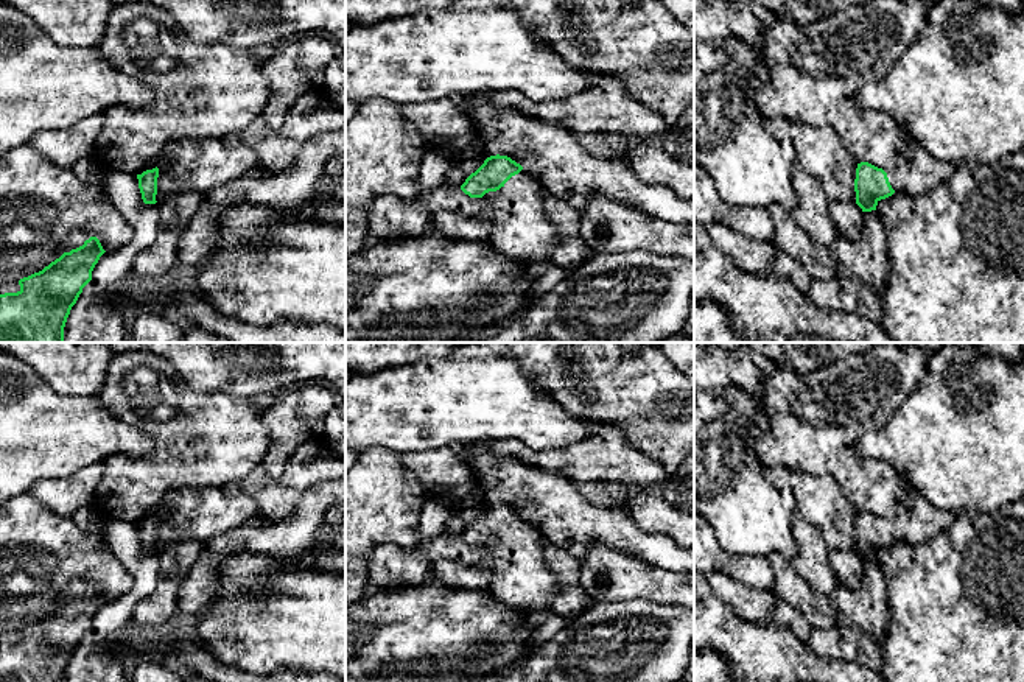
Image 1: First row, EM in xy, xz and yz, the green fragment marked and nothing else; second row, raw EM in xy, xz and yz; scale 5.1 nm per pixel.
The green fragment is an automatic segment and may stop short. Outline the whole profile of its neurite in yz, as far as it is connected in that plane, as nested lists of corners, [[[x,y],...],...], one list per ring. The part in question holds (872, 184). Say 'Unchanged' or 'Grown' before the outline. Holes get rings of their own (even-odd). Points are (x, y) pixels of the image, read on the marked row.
Grown. [[[915,139],[909,143],[903,157],[892,168],[878,168],[868,162],[857,163],[854,192],[856,204],[862,212],[876,210],[881,199],[895,192],[924,195],[937,185],[948,182],[957,165],[931,156]]]

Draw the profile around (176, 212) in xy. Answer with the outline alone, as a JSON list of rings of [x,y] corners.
[[[185,190],[159,204],[160,220],[154,243],[134,258],[135,274],[156,280],[165,274],[179,258],[179,241],[191,216],[202,204],[205,195]]]

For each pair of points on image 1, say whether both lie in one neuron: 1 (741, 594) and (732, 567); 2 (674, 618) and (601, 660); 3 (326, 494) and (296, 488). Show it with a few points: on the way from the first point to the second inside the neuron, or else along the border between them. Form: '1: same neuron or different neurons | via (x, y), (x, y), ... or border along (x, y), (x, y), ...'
1: different neurons | border along (710, 573), (729, 573), (750, 587), (771, 590)
2: same neuron | via (655, 637), (643, 646), (620, 653)
3: different neurons | border along (329, 478), (315, 483), (284, 517)

